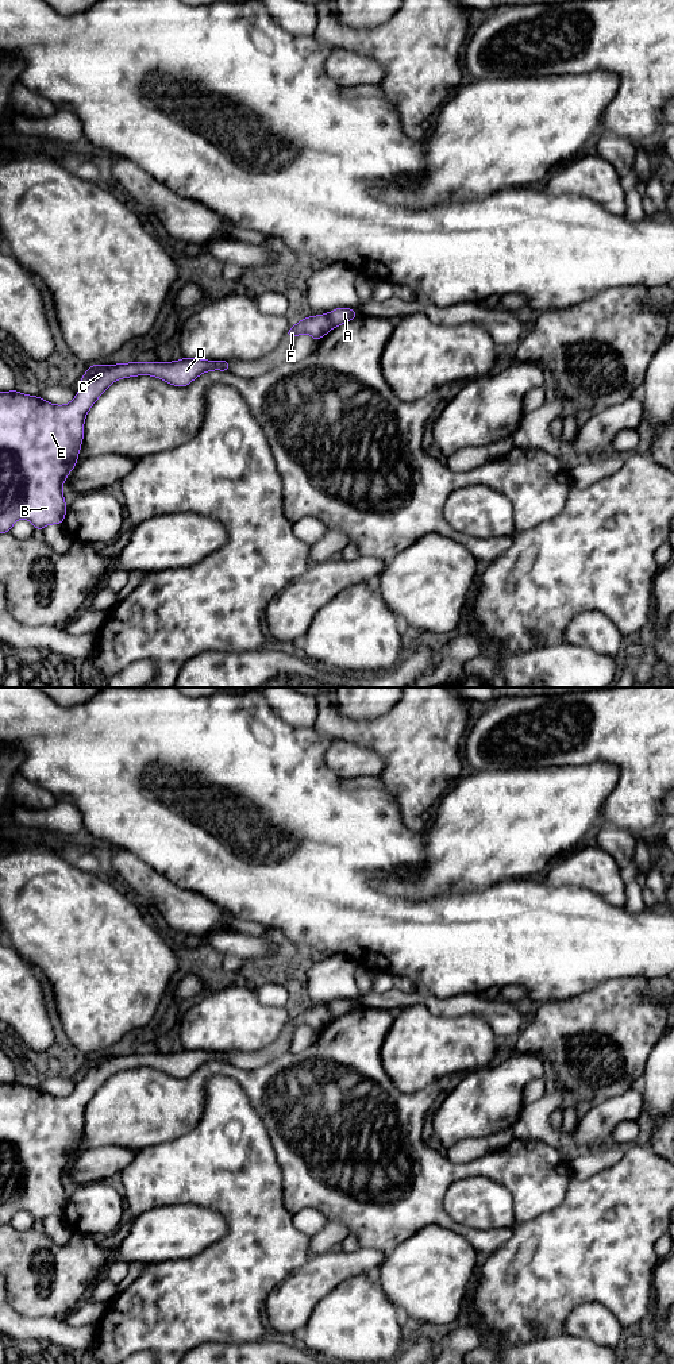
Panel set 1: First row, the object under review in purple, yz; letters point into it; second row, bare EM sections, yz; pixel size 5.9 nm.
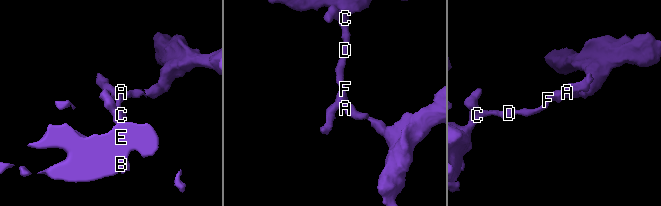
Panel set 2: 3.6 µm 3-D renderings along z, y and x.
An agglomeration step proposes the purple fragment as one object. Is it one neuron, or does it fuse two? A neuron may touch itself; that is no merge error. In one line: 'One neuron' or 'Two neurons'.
Two neurons

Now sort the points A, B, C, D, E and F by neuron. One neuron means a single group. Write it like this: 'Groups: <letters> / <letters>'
Groups: A / B C D E F

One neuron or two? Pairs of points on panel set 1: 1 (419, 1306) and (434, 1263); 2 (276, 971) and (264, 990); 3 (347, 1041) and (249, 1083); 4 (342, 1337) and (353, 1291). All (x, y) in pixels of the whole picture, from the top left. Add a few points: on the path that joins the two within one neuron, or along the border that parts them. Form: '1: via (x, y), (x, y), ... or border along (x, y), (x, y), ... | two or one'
1: via (428, 1295), (430, 1274) | one
2: border along (278, 978), (262, 978), (254, 983) | two
3: via (323, 1054), (308, 1055), (282, 1064), (273, 1072) | one
4: via (347, 1326), (353, 1321), (353, 1302) | one

